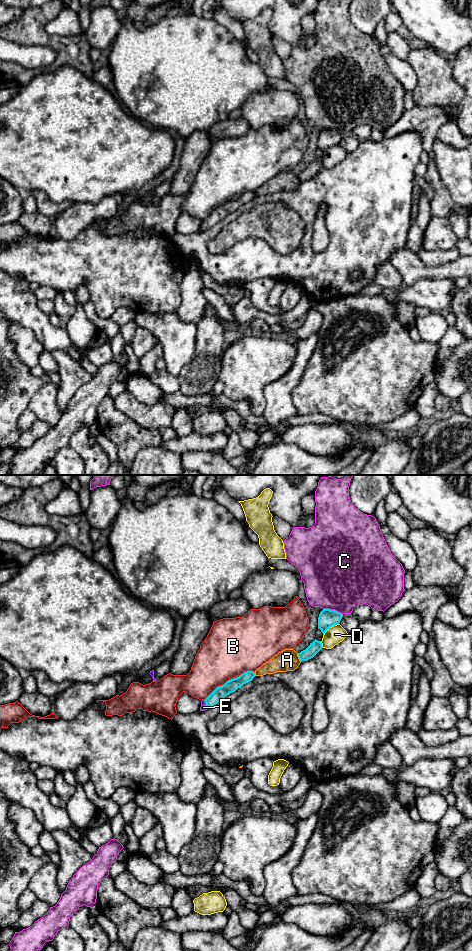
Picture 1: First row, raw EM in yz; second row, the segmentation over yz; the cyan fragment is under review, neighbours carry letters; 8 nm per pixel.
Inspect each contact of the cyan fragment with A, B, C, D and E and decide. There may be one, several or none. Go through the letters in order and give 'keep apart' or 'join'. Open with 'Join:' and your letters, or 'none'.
Join: E
A: keep apart
B: keep apart
C: keep apart
D: keep apart
E: join

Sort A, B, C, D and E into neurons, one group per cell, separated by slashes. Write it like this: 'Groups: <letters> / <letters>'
Groups: A / B / C / D / E

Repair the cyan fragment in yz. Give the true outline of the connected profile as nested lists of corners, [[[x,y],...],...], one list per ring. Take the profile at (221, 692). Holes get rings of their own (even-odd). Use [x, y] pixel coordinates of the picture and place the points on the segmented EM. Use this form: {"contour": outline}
{"contour": [[[247,671],[241,674],[239,677],[231,679],[227,681],[224,685],[217,687],[205,700],[201,701],[200,711],[205,711],[215,706],[227,695],[235,692],[244,684],[252,681],[255,676],[255,672]]]}

